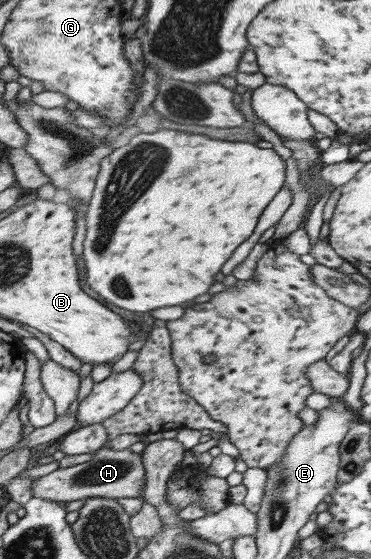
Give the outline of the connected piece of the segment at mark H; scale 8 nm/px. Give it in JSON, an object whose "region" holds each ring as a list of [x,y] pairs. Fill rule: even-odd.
{"region":[[[107,443],[94,453],[91,460],[66,469],[59,467],[55,471],[35,479],[30,491],[35,498],[64,503],[83,500],[90,496],[105,496],[113,499],[135,498],[143,494],[144,482],[145,467],[142,453],[133,453],[129,449],[113,450]]]}

